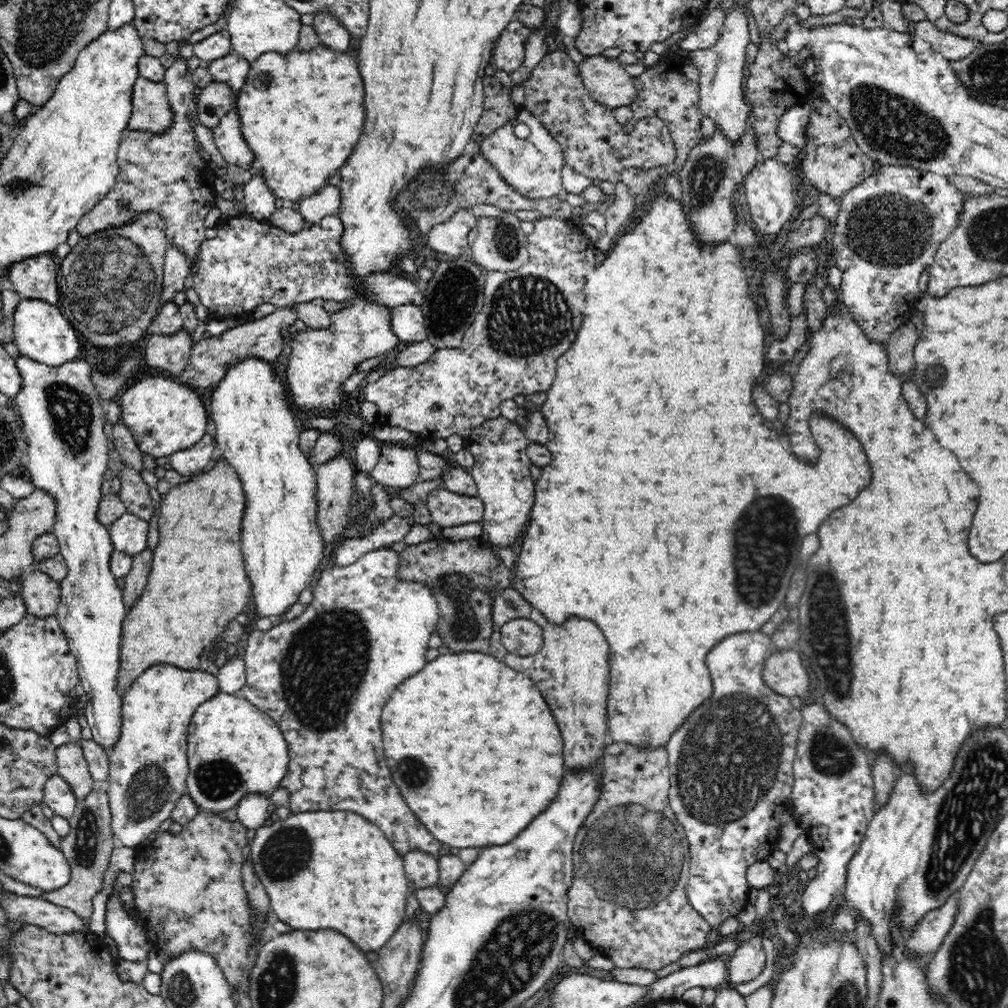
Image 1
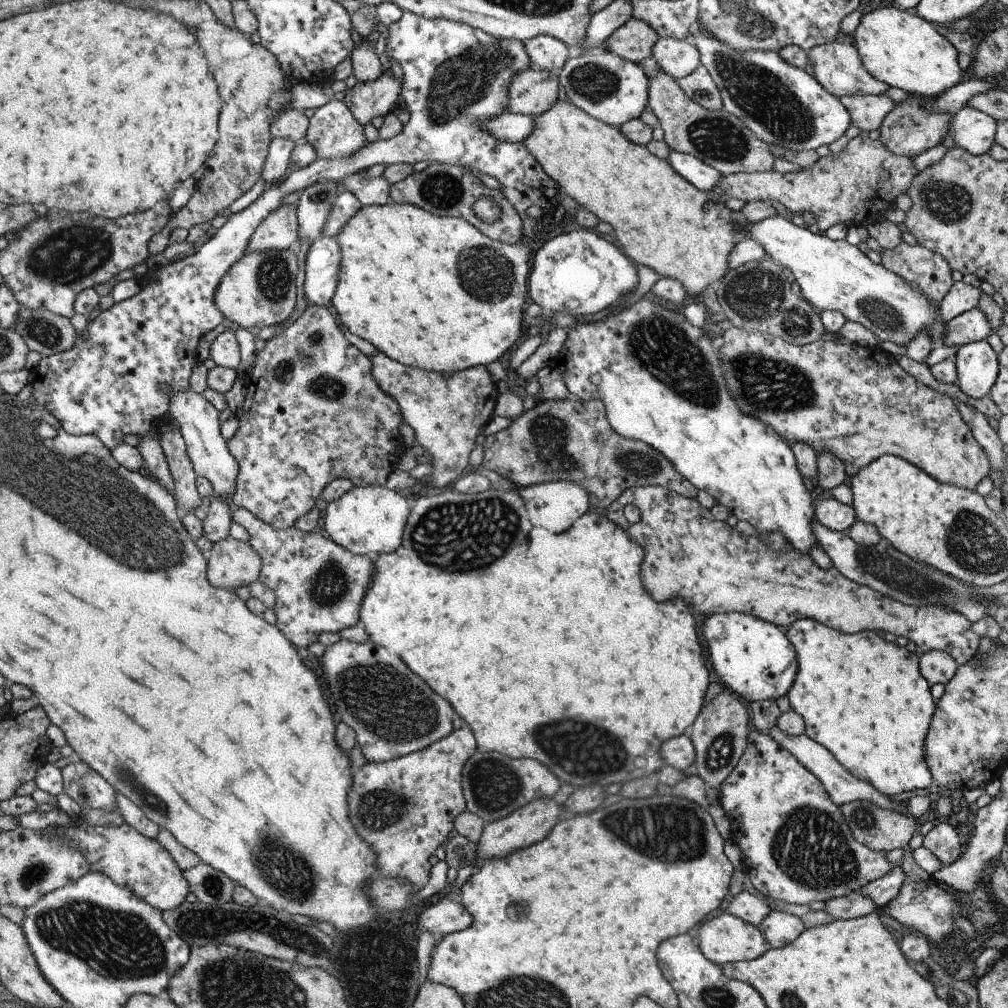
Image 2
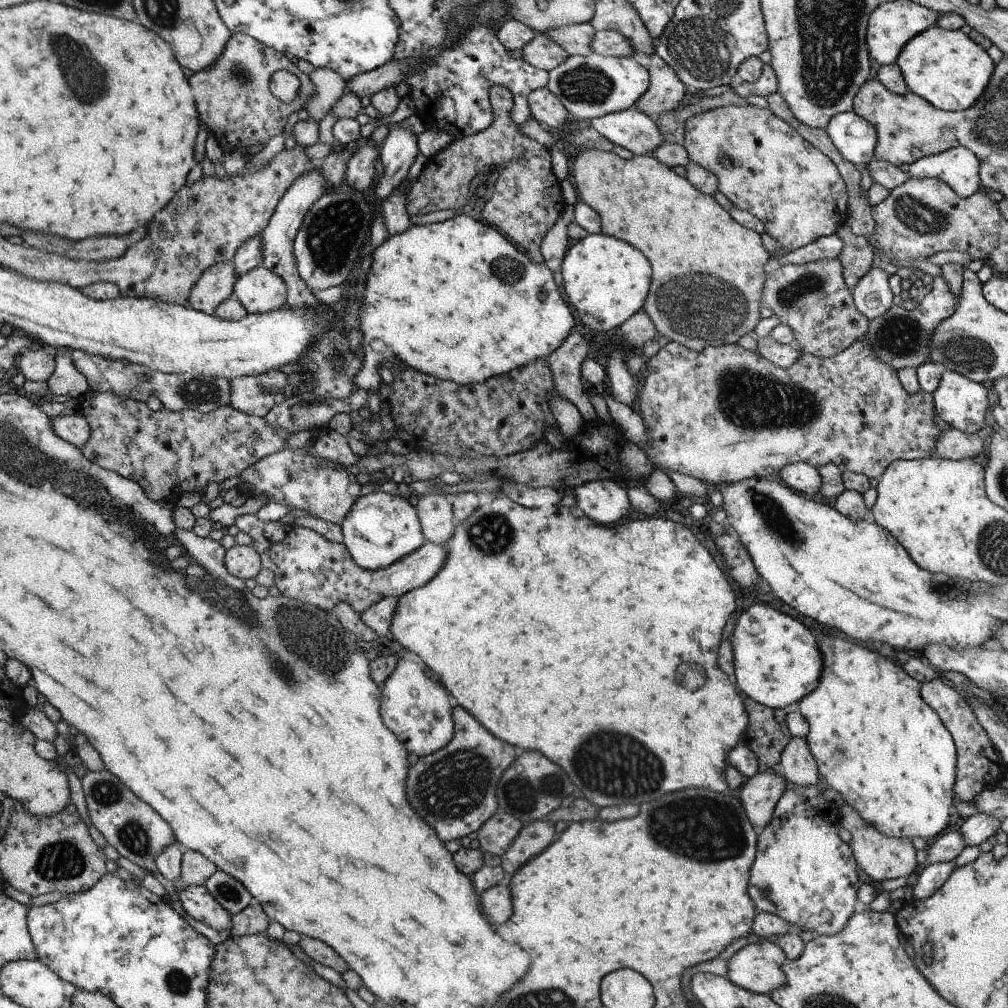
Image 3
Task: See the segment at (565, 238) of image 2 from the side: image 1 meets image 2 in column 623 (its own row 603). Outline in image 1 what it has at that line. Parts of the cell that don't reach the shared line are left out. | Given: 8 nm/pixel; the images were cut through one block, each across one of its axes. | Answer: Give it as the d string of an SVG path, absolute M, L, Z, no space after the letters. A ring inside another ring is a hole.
M248 356L244 360L240 360L239 364L232 366L229 372L224 376L224 379L216 385L216 389L213 391L210 398L210 410L212 411L212 420L216 424L216 448L220 450L220 454L223 455L225 462L229 462L231 468L236 471L242 488L245 494L245 510L244 518L242 518L241 526L241 549L244 557L244 564L246 564L246 574L251 582L251 600L253 600L252 608L250 610L253 619L257 619L263 616L271 618L274 621L279 621L279 617L290 609L293 604L298 602L298 596L300 592L309 591L311 585L315 582L316 570L322 562L324 556L324 542L322 542L322 533L320 533L320 527L318 527L318 501L316 501L316 490L318 488L316 466L310 464L310 461L306 459L306 455L299 447L299 434L297 421L296 421L296 408L293 408L289 394L287 394L287 388L285 384L282 384L282 378L277 376L274 372L275 368L270 360L262 360L259 356Z

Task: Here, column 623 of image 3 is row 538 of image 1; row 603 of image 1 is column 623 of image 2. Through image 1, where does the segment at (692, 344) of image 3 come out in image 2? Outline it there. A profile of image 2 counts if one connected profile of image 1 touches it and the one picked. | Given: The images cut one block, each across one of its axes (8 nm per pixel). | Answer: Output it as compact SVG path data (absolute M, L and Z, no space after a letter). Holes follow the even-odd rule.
M556 100L548 110L533 117L534 130L532 130L532 134L526 136L526 140L522 140L522 144L526 146L528 152L538 160L538 164L542 166L544 172L557 184L561 193L568 194L568 196L576 200L580 206L584 206L586 210L590 210L592 214L598 216L602 222L608 222L608 224L614 228L614 236L617 238L616 243L627 257L636 262L636 264L642 264L642 266L652 268L652 270L654 270L656 274L660 274L660 276L678 280L678 282L684 286L685 294L688 294L688 296L696 296L697 299L701 299L702 292L704 292L710 284L714 287L717 285L729 270L728 256L730 256L730 250L732 250L739 239L736 224L744 218L742 211L733 211L723 203L714 202L708 192L698 190L696 186L690 184L685 178L682 178L682 176L668 164L667 159L660 159L652 154L648 148L646 148L646 145L642 146L630 142L619 130L619 127L613 127L601 120L592 118L592 116L580 110L574 103L568 100Z

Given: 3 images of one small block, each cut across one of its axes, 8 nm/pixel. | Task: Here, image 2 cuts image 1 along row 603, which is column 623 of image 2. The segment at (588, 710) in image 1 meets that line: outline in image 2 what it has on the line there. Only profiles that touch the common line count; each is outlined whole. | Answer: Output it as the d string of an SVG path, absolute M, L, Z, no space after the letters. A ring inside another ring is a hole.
M648 485L627 488L608 508L606 518L616 526L626 531L630 538L634 538L644 548L642 560L642 582L646 590L656 600L668 598L682 598L688 606L696 608L696 615L709 615L727 613L730 611L754 615L766 622L771 622L786 630L792 622L809 617L838 629L840 632L852 634L862 631L872 631L880 634L890 632L900 638L908 638L913 646L918 646L923 653L931 650L942 650L950 654L958 665L964 665L979 650L980 638L988 636L990 640L997 640L1000 636L1001 626L992 615L984 616L978 622L970 622L966 616L952 610L950 606L908 606L872 588L848 580L833 565L827 570L820 568L809 554L802 554L796 548L786 552L774 552L766 548L760 536L747 536L738 532L725 521L714 519L710 510L705 509L696 499L684 498L677 492L668 490L663 486ZM631 504L640 510L640 521L630 523L624 515L624 508Z

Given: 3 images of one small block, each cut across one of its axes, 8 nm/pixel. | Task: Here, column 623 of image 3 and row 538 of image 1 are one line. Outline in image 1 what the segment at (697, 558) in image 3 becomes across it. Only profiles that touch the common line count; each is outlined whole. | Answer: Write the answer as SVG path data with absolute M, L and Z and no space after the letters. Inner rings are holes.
M662 192L648 200L648 212L646 212L638 222L634 222L633 225L630 226L630 229L621 232L615 241L616 246L614 246L614 250L610 250L600 258L596 269L592 273L587 274L586 310L584 310L584 316L588 316L588 318L584 318L582 328L580 328L578 338L576 338L576 342L572 344L572 348L570 348L566 354L562 354L562 356L558 358L556 378L552 386L546 391L547 399L541 406L542 416L546 419L546 424L549 428L549 439L545 445L551 452L552 458L551 463L541 469L541 476L535 480L535 504L530 513L530 518L528 519L528 528L526 528L524 539L522 540L520 554L517 556L518 559L514 564L512 587L523 596L524 600L531 603L536 610L539 610L550 624L558 626L558 624L566 622L566 620L572 616L590 618L590 620L602 630L602 634L606 634L606 642L608 642L608 646L610 646L610 672L607 698L607 718L610 736L614 743L618 743L622 746L632 745L638 747L638 749L654 749L656 747L667 746L670 738L674 735L674 731L678 730L678 728L686 722L686 718L689 718L692 712L697 710L698 706L702 706L702 704L710 698L713 692L713 684L705 660L706 655L717 645L716 642L724 640L724 638L730 636L730 634L759 631L768 620L777 617L777 610L780 608L780 605L784 603L788 592L788 584L790 584L790 578L792 578L792 574L794 574L794 570L796 570L804 536L816 532L820 524L822 524L822 520L824 520L832 510L836 510L836 508L846 506L848 502L852 502L852 500L858 496L858 492L862 492L862 488L866 488L866 486L870 484L872 474L870 474L870 464L866 462L866 454L864 454L863 446L849 430L846 430L844 426L836 422L834 418L828 418L828 416L818 414L817 412L810 416L810 420L808 420L810 433L812 433L816 445L820 447L821 453L815 462L802 462L790 450L789 445L782 438L782 435L778 436L776 429L772 426L772 422L770 422L770 420L764 422L764 418L758 414L756 406L752 404L752 400L750 400L752 386L754 386L756 378L758 378L758 376L762 374L762 370L764 370L764 346L766 346L764 340L766 340L766 338L764 337L762 324L758 321L756 304L754 304L751 298L750 288L748 281L746 281L746 274L744 273L745 252L742 252L742 249L738 249L736 244L733 243L733 240L725 241L723 244L714 246L714 248L698 246L696 235L694 235L694 231L692 231L681 200L674 200L669 195ZM760 496L774 496L776 500L780 498L780 500L786 502L786 506L776 506L776 504L762 504L762 506L758 506Z

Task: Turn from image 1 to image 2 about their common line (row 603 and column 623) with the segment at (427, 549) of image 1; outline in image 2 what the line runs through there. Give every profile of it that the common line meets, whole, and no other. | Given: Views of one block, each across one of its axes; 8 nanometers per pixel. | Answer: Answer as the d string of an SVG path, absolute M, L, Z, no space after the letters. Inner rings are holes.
M570 396L566 400L548 400L538 403L534 408L518 415L510 426L486 436L482 447L484 454L481 466L494 470L514 485L529 487L552 481L574 482L588 490L590 504L596 508L608 508L622 492L630 487L663 486L689 499L696 499L699 491L662 453L645 442L627 439L614 432L607 418L605 406L600 400L586 402L576 396Z

